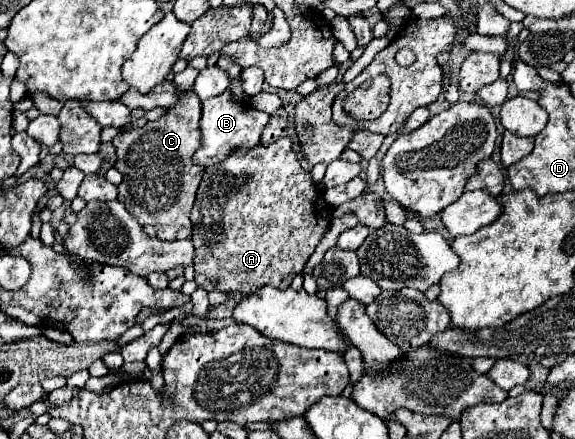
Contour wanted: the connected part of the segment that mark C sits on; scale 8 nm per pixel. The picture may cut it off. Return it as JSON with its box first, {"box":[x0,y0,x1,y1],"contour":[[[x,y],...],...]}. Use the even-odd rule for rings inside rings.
{"box":[113,91,203,241],"contour":[[[179,91],[181,99],[159,121],[149,121],[143,127],[133,127],[119,133],[113,139],[117,161],[115,169],[123,175],[119,189],[119,201],[135,215],[139,225],[153,225],[161,241],[191,239],[191,209],[199,183],[203,179],[203,167],[193,163],[193,155],[199,149],[199,119],[201,101],[195,93]]]}

